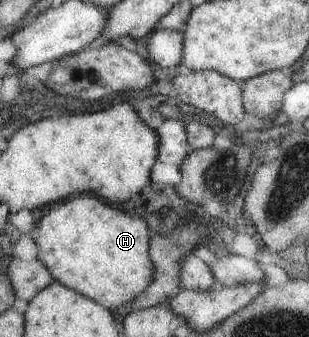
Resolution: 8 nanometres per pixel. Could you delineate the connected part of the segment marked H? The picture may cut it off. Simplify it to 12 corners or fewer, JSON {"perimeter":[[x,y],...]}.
{"perimeter":[[91,194],[49,204],[36,259],[123,313],[153,278],[145,221]]}

